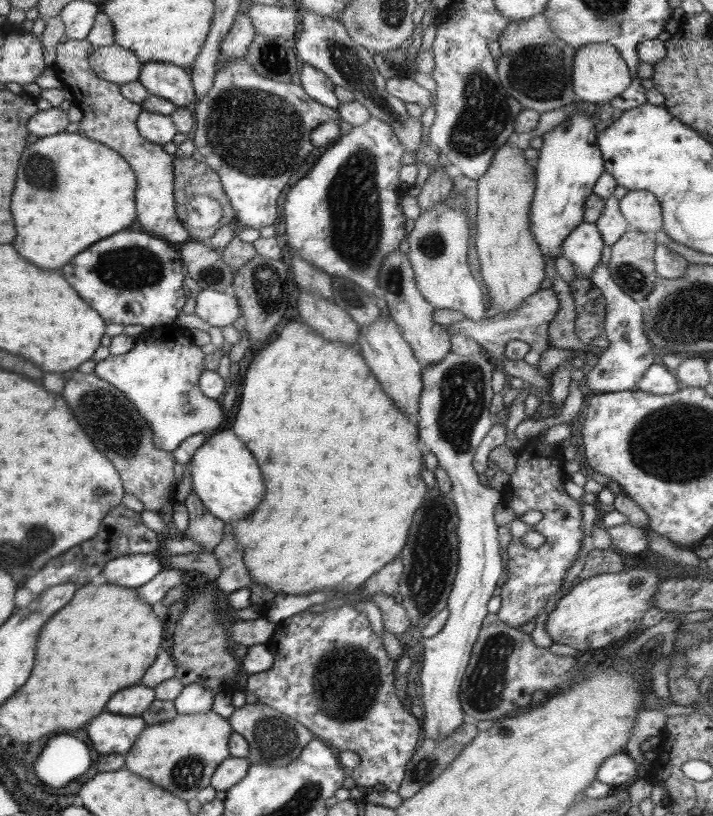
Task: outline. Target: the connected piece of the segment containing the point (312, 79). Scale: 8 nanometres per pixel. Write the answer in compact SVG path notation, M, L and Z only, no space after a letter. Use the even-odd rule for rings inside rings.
M305 63L300 65L300 74L300 84L308 96L311 96L320 104L338 109L340 102L336 93L334 93L335 84L326 74L320 72L318 68Z

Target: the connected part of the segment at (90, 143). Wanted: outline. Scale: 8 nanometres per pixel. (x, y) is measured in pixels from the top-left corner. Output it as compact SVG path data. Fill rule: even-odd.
M66 131L42 137L28 146L26 154L22 154L22 170L18 172L18 186L14 188L14 222L18 222L18 238L14 240L14 246L18 246L18 250L22 250L22 254L26 254L26 258L30 258L30 262L38 268L62 268L70 262L70 258L82 253L94 242L130 228L137 218L136 186L134 169L118 151L101 142Z

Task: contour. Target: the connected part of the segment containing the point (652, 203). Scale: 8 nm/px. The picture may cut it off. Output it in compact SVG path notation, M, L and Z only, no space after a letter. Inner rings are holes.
M628 191L619 200L619 209L631 230L653 235L663 230L663 210L660 201L648 191Z

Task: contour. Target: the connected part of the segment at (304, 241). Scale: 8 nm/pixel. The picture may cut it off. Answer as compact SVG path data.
M370 116L361 126L340 136L286 195L284 222L288 246L312 266L324 270L331 278L346 278L366 290L366 294L382 297L378 286L378 274L386 256L399 248L410 221L400 205L399 188L401 158L404 155L402 142L394 136L391 127L382 120Z

